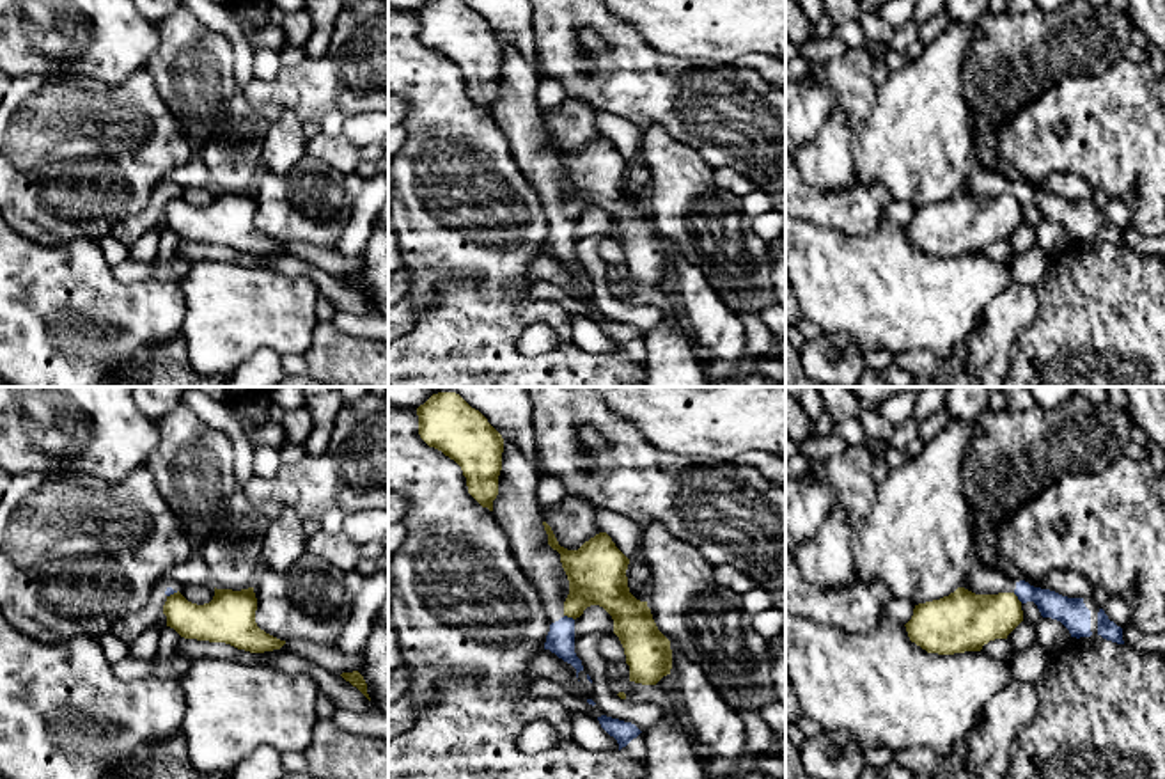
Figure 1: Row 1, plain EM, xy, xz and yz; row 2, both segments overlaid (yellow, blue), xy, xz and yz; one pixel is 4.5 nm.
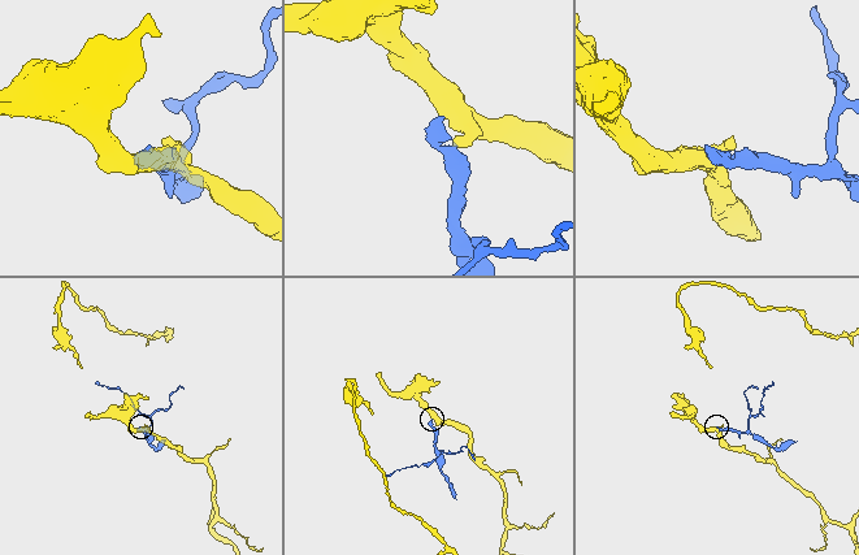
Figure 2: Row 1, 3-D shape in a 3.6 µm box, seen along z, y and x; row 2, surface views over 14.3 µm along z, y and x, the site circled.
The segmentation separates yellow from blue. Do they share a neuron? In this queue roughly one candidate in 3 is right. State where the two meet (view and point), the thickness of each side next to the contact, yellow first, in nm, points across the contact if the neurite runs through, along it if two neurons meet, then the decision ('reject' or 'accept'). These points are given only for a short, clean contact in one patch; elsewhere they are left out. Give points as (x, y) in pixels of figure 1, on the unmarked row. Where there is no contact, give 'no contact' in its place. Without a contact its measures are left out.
contact xz (570, 219); calibres 260 and 130 nm; border xz (564, 217), (573, 222); reject

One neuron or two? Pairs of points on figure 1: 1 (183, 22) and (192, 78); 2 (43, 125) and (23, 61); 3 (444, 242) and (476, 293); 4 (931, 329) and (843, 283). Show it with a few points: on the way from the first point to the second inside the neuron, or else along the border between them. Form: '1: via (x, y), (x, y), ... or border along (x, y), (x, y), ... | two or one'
1: via (183, 36), (192, 64) | one
2: border along (70, 73), (18, 77) | two
3: via (444, 254), (444, 261), (463, 281) | one
4: via (910, 307), (880, 288), (864, 286) | one

